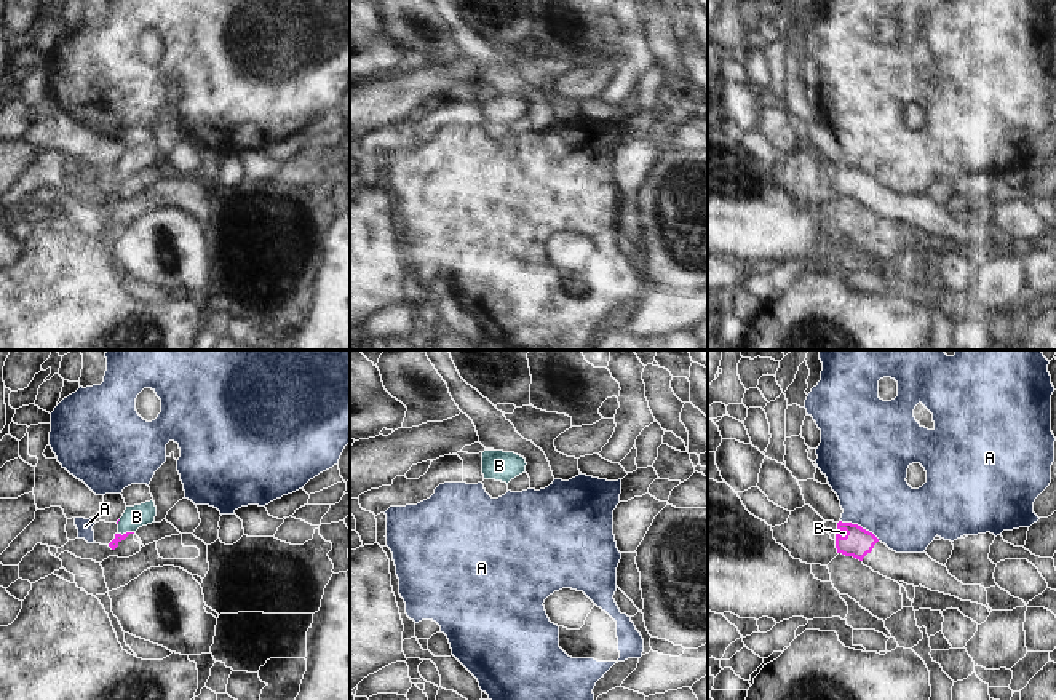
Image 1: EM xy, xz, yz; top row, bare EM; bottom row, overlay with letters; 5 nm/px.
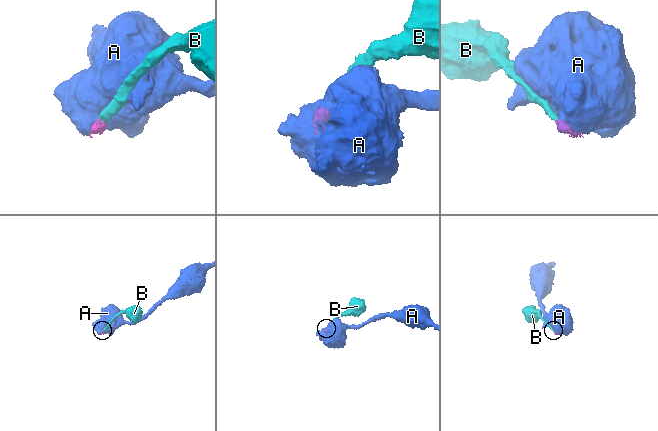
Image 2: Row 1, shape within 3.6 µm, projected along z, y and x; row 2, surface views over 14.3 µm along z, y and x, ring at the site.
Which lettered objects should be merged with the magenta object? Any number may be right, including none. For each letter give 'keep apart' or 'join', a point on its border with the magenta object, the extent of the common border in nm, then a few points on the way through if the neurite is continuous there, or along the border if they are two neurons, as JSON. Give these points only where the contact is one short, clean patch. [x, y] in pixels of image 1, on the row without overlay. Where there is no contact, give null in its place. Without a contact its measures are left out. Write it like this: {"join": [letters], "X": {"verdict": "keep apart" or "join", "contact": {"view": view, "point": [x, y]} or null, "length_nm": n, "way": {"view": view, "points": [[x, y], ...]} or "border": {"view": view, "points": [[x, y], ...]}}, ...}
{"join": ["B"], "A": {"verdict": "keep apart", "contact": {"view": "yz", "point": [860, 168]}, "length_nm": 220}, "B": {"verdict": "join", "contact": {"view": "xy", "point": [127, 174]}, "length_nm": 80, "way": {"view": "xy", "points": [[119, 179], [127, 174], [136, 159]]}}}

